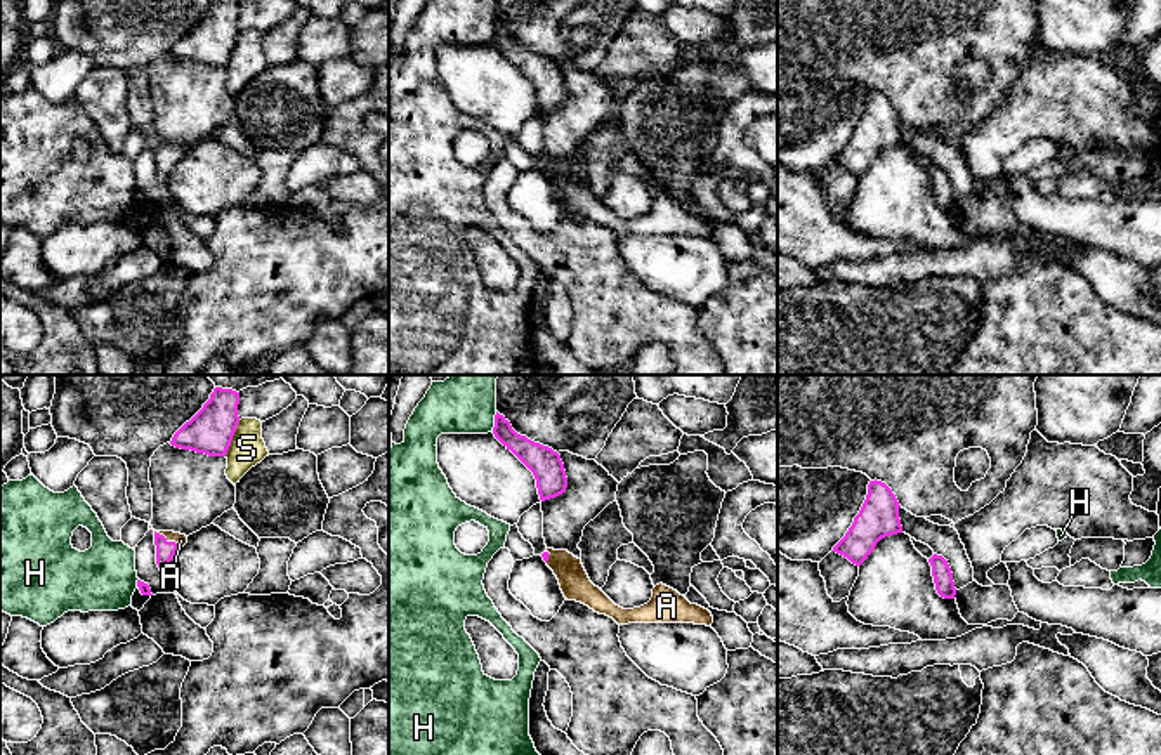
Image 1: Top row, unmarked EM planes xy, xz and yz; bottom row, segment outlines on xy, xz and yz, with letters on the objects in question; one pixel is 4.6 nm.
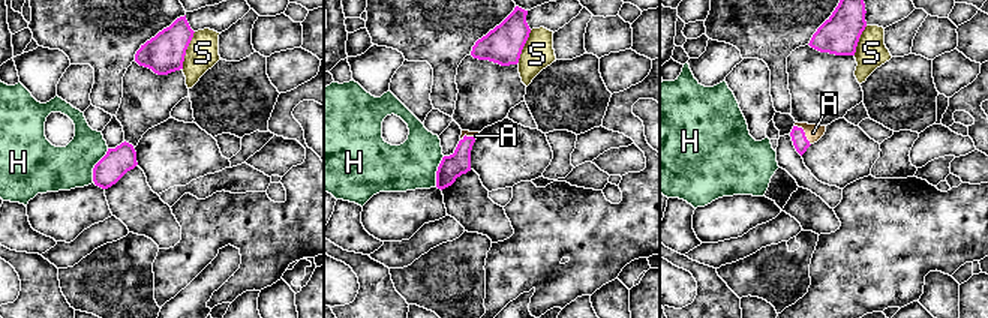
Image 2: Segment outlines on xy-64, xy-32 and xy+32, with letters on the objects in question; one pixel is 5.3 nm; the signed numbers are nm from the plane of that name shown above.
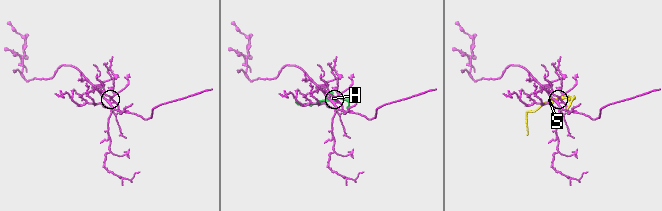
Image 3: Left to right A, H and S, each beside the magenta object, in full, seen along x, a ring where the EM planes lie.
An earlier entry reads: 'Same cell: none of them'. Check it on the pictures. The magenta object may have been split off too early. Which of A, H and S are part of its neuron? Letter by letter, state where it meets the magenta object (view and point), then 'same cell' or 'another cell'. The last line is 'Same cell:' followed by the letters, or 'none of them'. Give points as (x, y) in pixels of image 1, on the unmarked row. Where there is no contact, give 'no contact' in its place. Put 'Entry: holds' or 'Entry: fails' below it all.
A: xy (169, 153) | same cell
H: xz (495, 33) | another cell
S: xy (231, 49) | another cell
Same cell: A
Entry: fails

